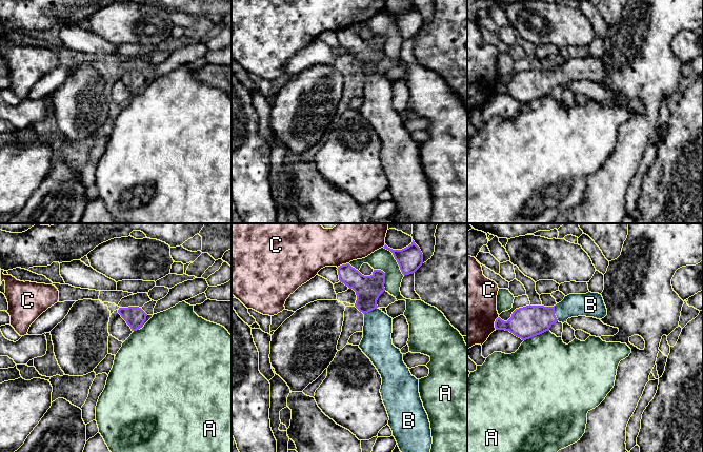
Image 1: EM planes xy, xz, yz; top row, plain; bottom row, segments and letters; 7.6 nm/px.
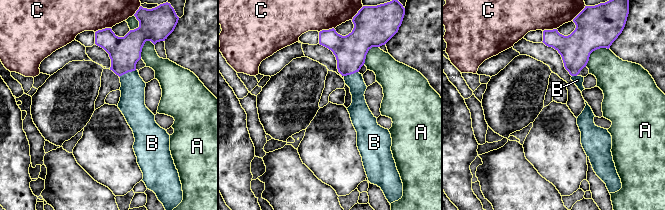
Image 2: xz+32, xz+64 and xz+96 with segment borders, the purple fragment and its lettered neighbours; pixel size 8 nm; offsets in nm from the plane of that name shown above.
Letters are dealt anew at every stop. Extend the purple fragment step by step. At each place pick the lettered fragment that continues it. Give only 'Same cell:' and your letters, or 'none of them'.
Same cell: B

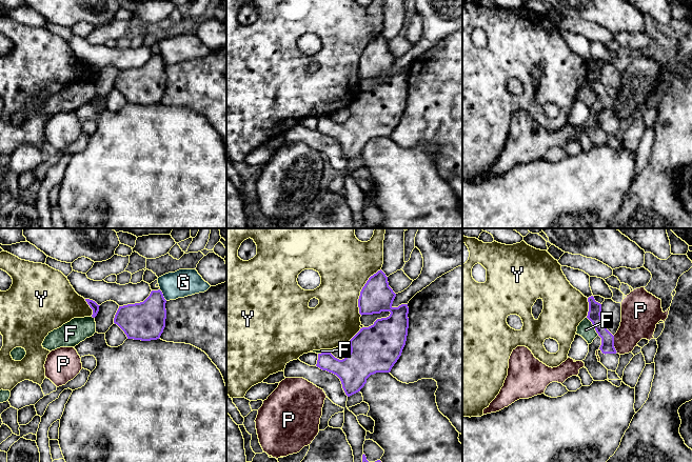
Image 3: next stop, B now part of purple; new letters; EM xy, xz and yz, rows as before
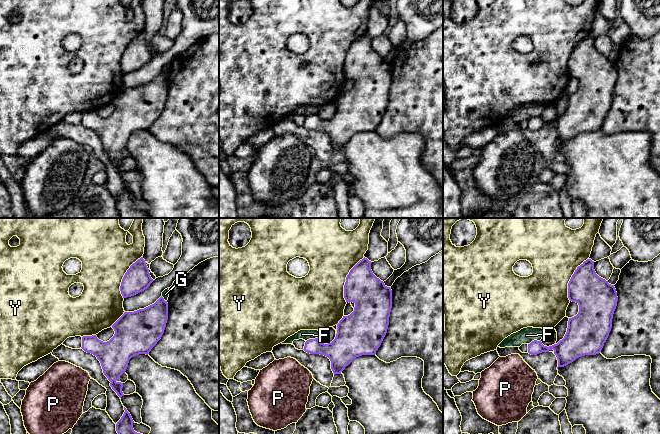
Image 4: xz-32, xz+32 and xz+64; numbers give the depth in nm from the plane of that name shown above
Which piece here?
Same cell: none of them

